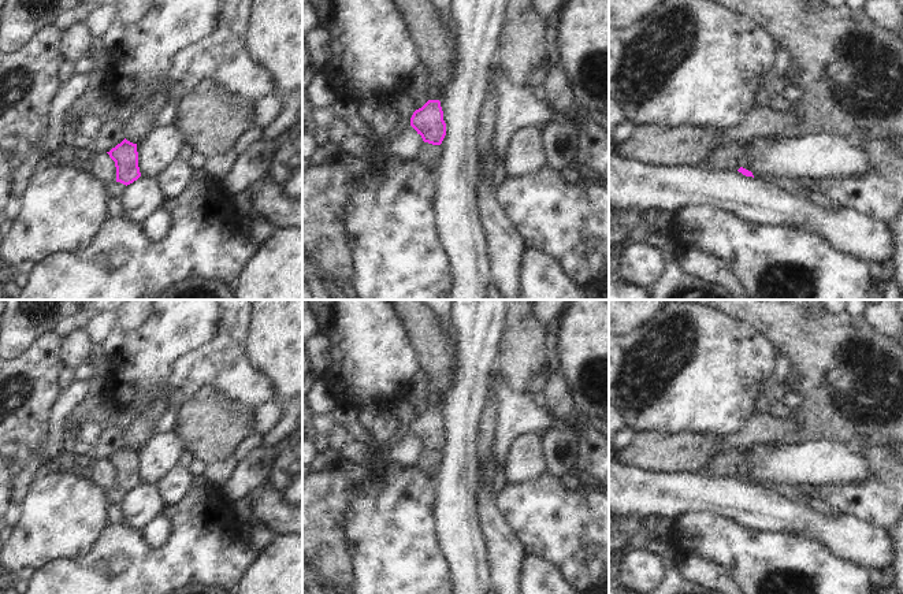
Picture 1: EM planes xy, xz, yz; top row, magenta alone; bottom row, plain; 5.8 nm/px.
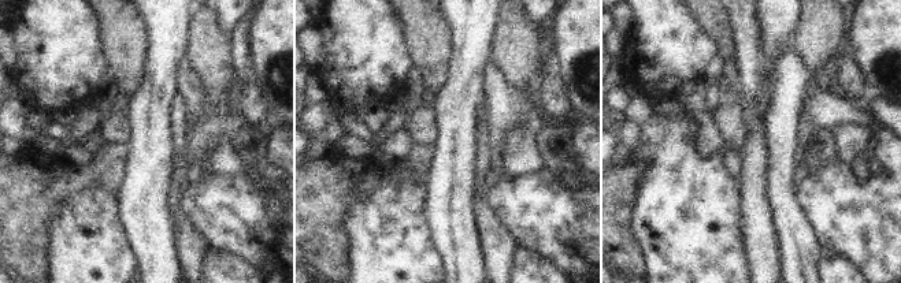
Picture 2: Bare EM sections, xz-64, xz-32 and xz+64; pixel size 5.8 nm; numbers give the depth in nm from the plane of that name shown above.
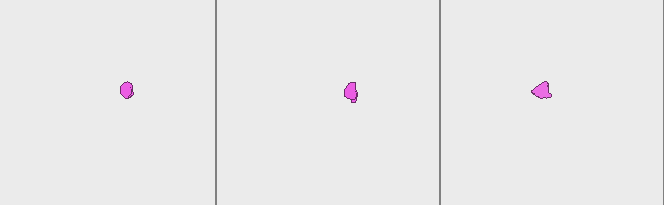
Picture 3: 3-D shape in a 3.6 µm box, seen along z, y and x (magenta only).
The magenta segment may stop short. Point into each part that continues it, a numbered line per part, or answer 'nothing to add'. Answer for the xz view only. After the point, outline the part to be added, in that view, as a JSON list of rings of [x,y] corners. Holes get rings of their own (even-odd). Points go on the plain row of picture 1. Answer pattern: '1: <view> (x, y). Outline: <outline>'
nothing to add.

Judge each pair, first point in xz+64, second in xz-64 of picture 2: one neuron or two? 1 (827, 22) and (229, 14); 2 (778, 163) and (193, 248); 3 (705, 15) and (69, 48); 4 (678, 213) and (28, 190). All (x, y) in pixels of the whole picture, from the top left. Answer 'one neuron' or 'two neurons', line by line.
1: two neurons
2: one neuron
3: two neurons
4: two neurons

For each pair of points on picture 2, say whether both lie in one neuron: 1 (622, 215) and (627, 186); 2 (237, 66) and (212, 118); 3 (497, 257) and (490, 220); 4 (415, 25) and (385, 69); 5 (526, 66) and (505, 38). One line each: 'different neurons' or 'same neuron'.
1: same neuron
2: different neurons
3: same neuron
4: different neurons
5: same neuron

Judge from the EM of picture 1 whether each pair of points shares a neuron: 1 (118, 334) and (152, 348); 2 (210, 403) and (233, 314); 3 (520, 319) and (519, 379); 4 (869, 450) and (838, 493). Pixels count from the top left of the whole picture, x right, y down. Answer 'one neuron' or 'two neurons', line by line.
1: two neurons
2: two neurons
3: one neuron
4: one neuron

